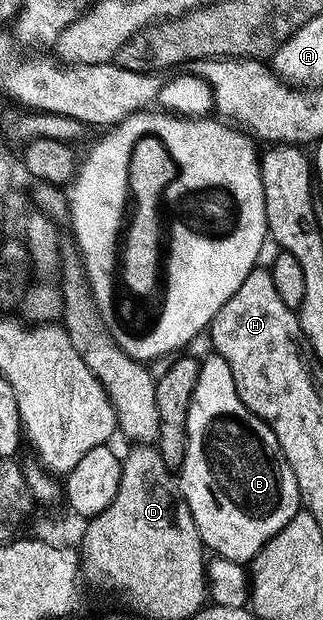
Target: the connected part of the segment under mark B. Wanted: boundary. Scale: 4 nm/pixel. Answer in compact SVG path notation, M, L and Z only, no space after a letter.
M216 352L210 353L210 358L202 357L200 359L198 379L195 381L194 394L191 396L186 424L186 458L179 469L179 493L184 498L187 508L191 508L191 516L195 516L195 528L199 528L201 545L216 557L242 564L252 563L253 557L263 548L263 544L267 544L267 540L271 540L271 536L280 532L287 524L287 520L291 520L291 516L297 514L301 506L301 493L297 487L295 472L291 472L291 464L287 464L287 460L279 448L279 440L275 440L275 432L271 432L269 425L255 412L251 412L247 408L247 404L243 404L243 400L239 400L239 392L235 392L235 376L231 376L231 368L227 368L227 360L223 360L223 356L219 356Z

